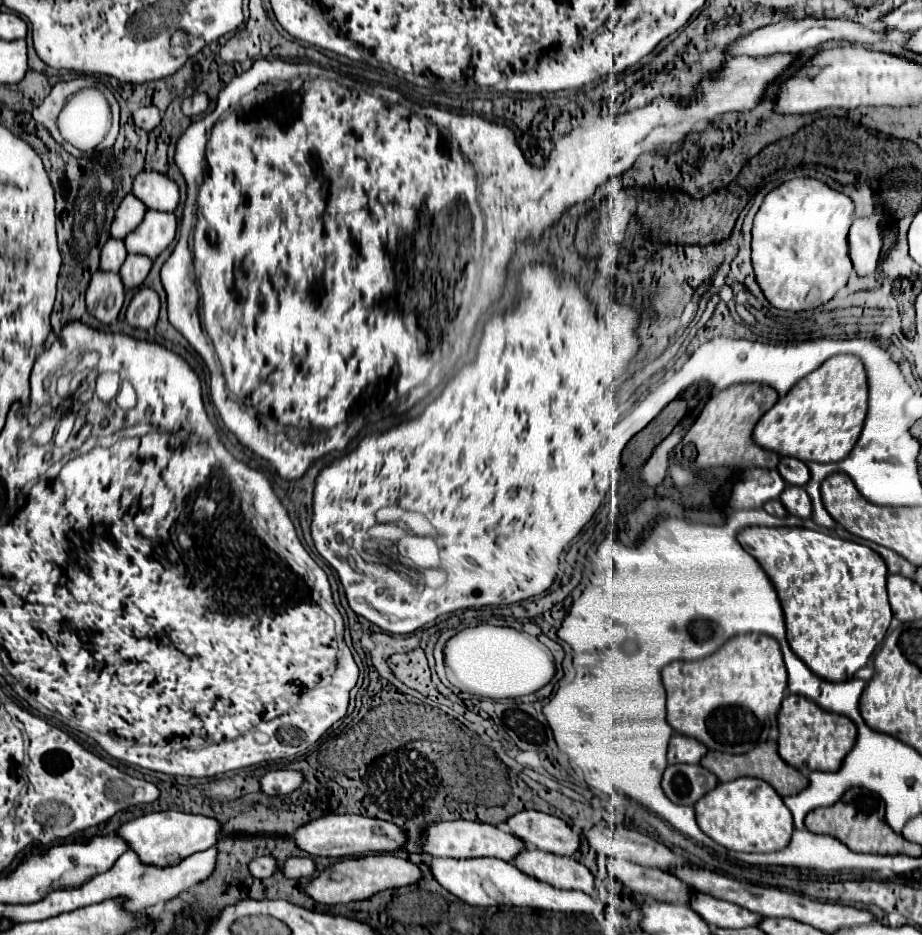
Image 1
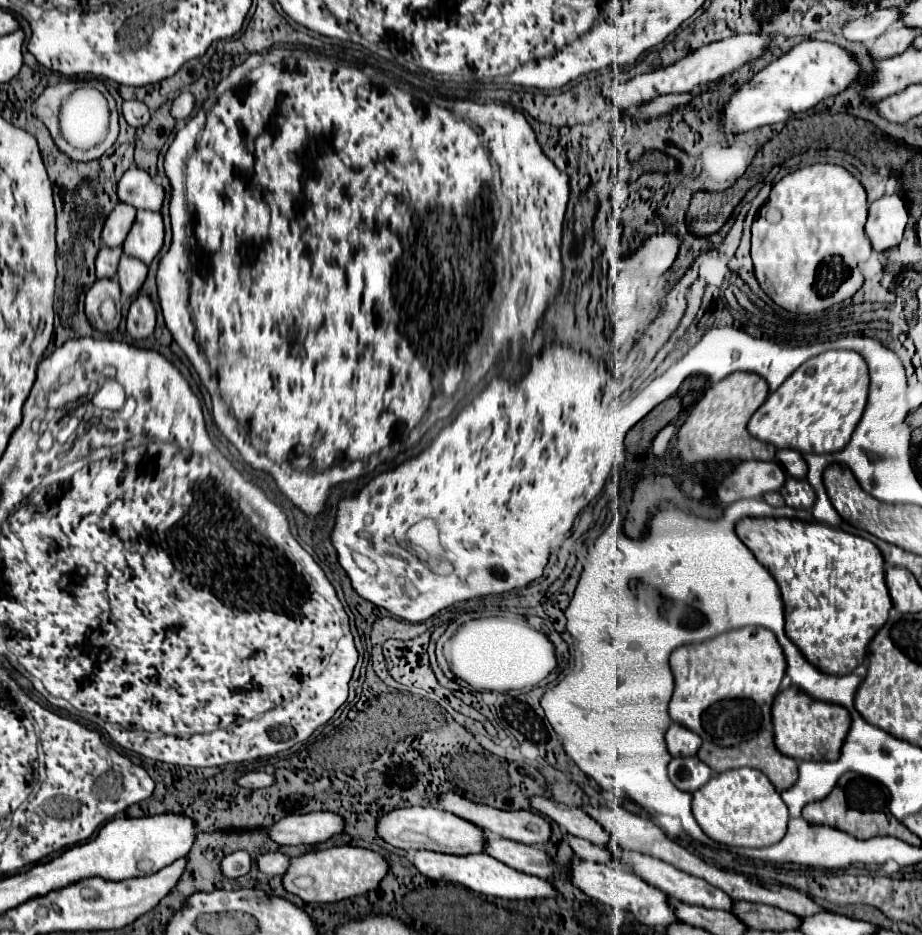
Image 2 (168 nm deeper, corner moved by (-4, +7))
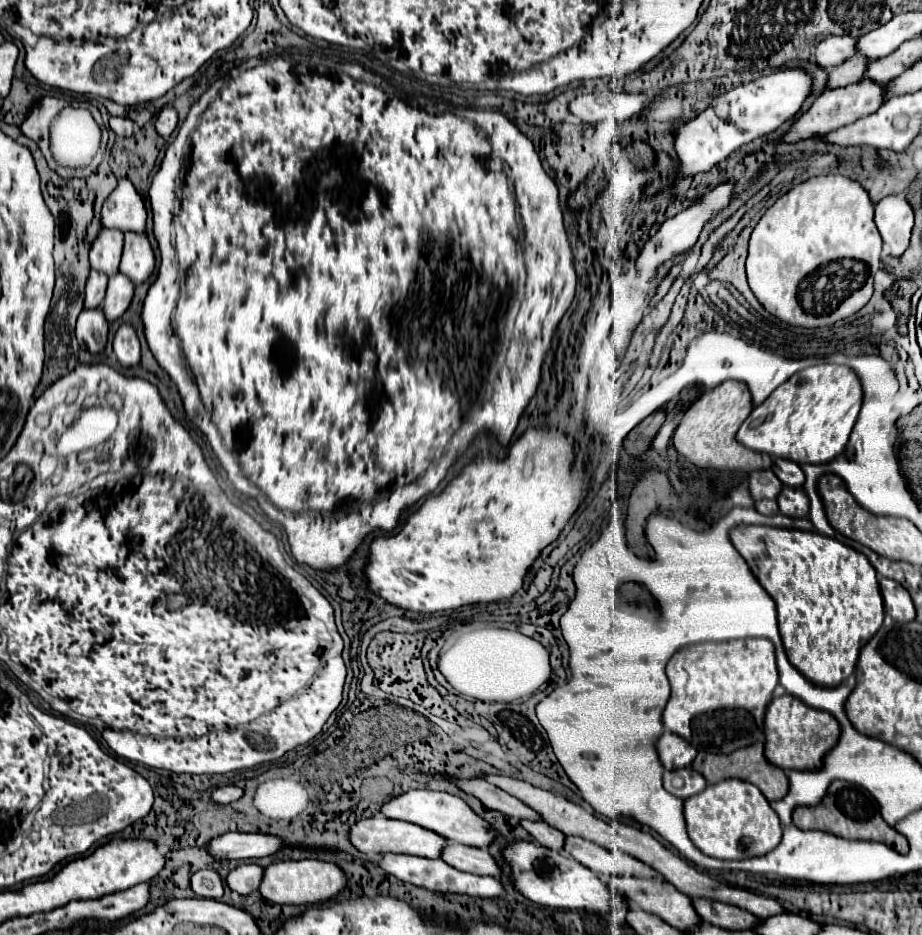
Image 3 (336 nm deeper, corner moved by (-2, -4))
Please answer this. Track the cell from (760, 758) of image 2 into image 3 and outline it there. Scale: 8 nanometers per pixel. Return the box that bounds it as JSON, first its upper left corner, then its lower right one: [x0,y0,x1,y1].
[692,742,788,802]

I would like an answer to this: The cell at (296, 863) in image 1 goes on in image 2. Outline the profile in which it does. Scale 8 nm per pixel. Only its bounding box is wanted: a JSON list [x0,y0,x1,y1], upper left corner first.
[256,853,288,875]

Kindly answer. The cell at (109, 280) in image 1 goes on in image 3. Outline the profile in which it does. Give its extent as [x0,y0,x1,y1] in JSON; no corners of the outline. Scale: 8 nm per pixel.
[76,310,108,354]

